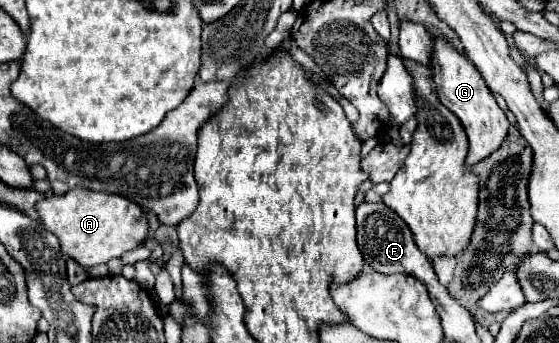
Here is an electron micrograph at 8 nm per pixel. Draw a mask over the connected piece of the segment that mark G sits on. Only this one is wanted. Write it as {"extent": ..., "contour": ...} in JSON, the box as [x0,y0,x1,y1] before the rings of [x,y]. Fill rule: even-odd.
{"extent":[431,37,509,167],"contour":[[[443,37],[435,39],[435,49],[433,49],[433,59],[431,59],[431,67],[433,67],[433,81],[435,81],[435,91],[439,95],[439,101],[449,107],[459,121],[465,127],[465,133],[469,137],[469,155],[467,155],[467,167],[475,167],[479,161],[483,161],[485,157],[489,157],[489,153],[493,153],[497,147],[501,147],[501,143],[507,137],[509,131],[509,121],[503,113],[503,109],[495,103],[493,93],[487,89],[481,73],[475,69],[475,65],[463,57],[461,53],[457,53],[451,43]]]}

